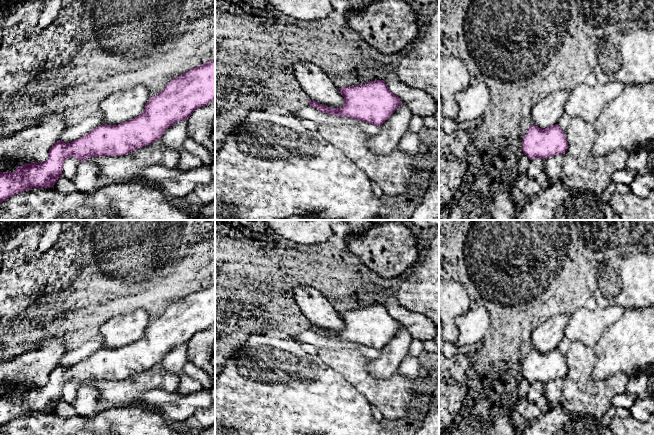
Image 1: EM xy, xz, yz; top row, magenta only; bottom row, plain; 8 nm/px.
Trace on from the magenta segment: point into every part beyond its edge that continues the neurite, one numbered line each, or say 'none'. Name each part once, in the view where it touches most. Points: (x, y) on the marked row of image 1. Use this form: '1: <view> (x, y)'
none

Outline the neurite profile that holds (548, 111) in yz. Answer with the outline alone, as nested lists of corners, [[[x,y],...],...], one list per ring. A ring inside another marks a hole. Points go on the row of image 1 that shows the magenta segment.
[[[571,90],[553,92],[537,102],[531,110],[531,122],[541,129],[558,123],[565,113],[565,104]]]

